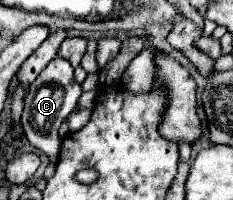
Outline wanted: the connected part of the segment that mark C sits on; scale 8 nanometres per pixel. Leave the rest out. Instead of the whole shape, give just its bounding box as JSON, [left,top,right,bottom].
[22,57,82,167]

